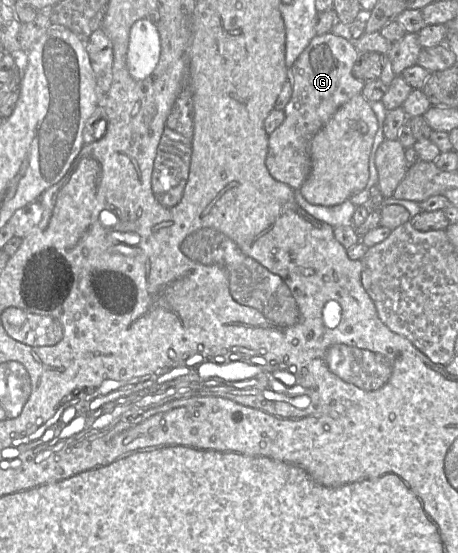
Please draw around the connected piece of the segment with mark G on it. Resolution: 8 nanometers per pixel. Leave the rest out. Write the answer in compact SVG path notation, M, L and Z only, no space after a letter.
M333 32L315 36L296 59L288 71L288 80L292 86L292 94L284 108L285 119L268 137L266 167L270 175L277 181L299 190L311 170L310 144L313 137L329 122L337 110L352 97L361 94L364 82L352 74L353 66L360 52L355 45Z

